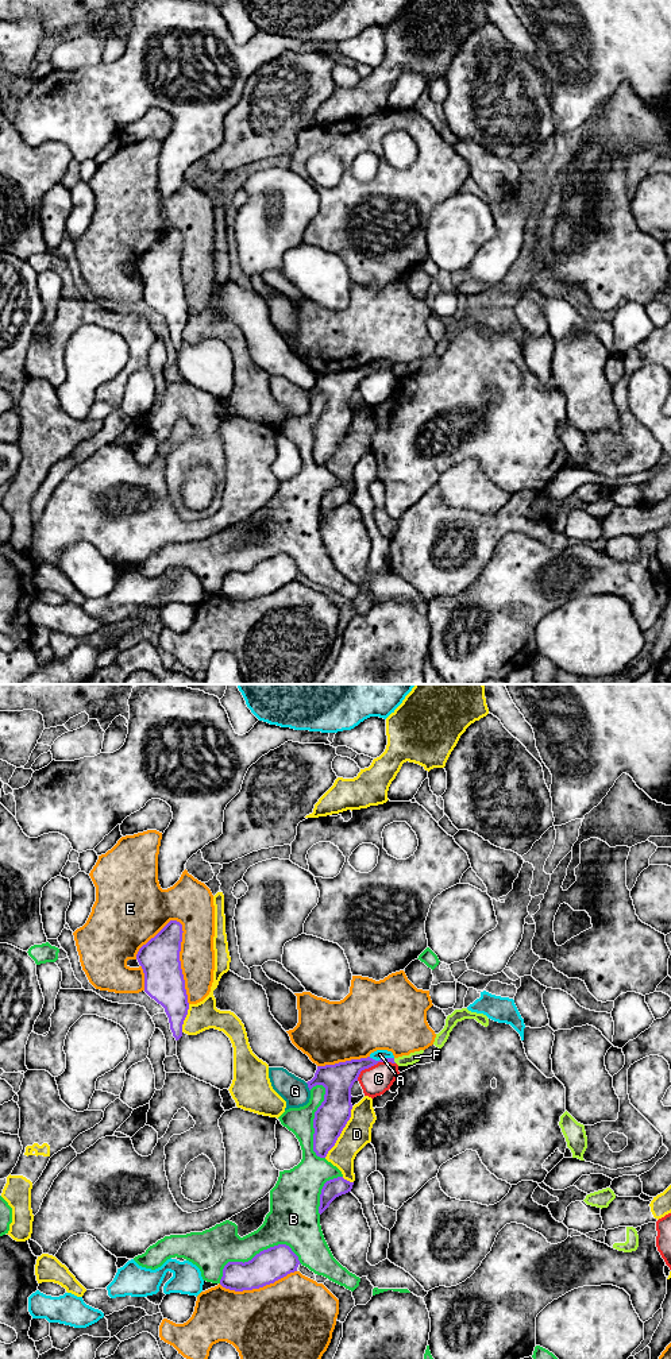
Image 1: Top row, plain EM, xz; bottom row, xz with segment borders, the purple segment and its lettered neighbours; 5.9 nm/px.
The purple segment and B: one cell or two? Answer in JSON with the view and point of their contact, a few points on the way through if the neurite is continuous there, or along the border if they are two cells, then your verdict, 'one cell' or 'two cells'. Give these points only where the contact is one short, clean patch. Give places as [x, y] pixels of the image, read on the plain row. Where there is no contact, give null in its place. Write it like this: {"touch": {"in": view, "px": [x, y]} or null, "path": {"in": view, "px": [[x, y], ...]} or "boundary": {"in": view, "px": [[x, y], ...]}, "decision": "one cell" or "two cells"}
{"touch": {"in": "xz", "px": [257, 563]}, "decision": "two cells"}

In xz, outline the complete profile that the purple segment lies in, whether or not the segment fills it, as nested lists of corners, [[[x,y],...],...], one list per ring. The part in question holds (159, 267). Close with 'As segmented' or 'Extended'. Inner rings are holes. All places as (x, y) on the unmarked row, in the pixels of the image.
[[[170,229],[136,263],[144,282],[144,301],[165,317],[176,350],[182,345],[189,318],[180,270],[182,242],[182,233]]]. As segmented

